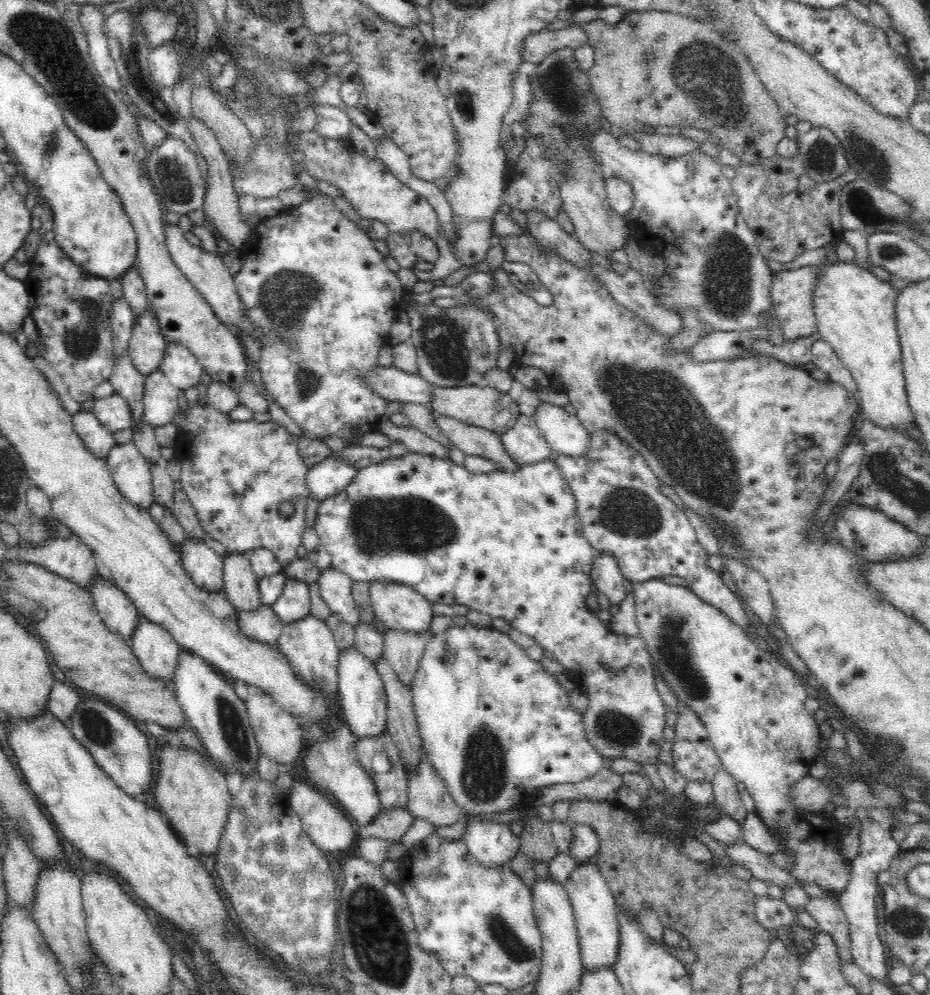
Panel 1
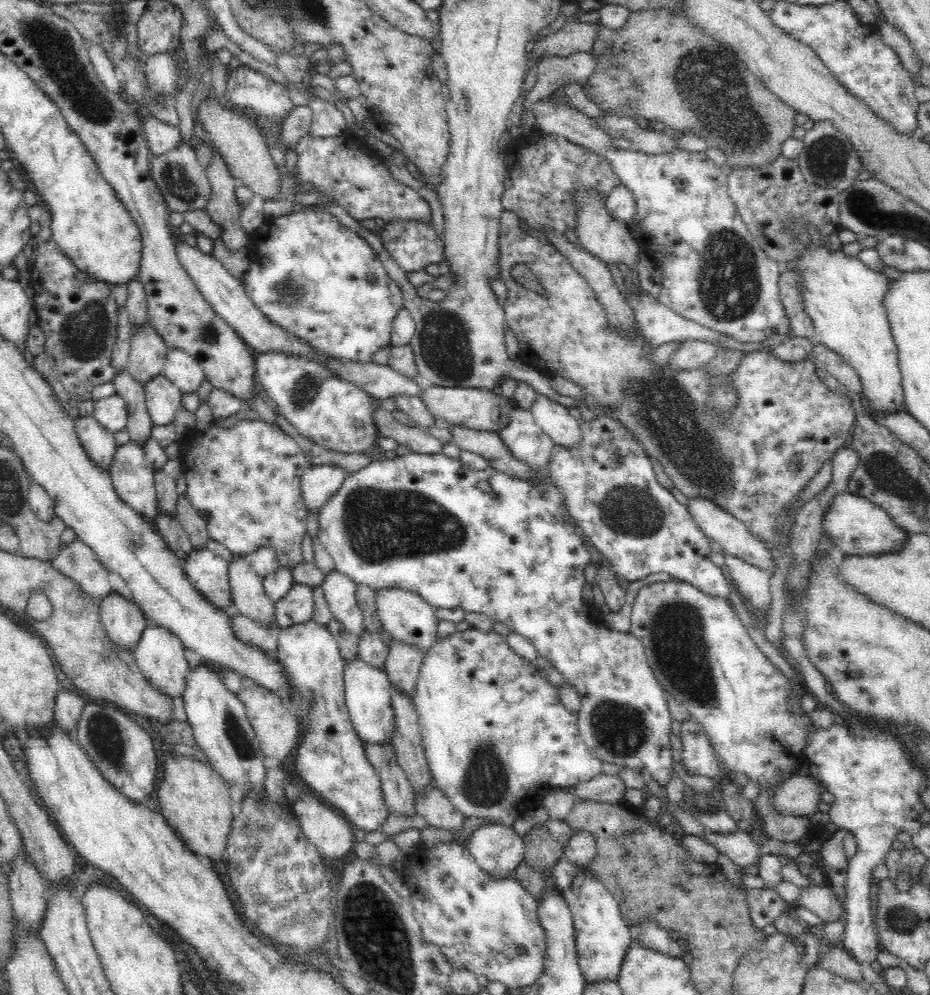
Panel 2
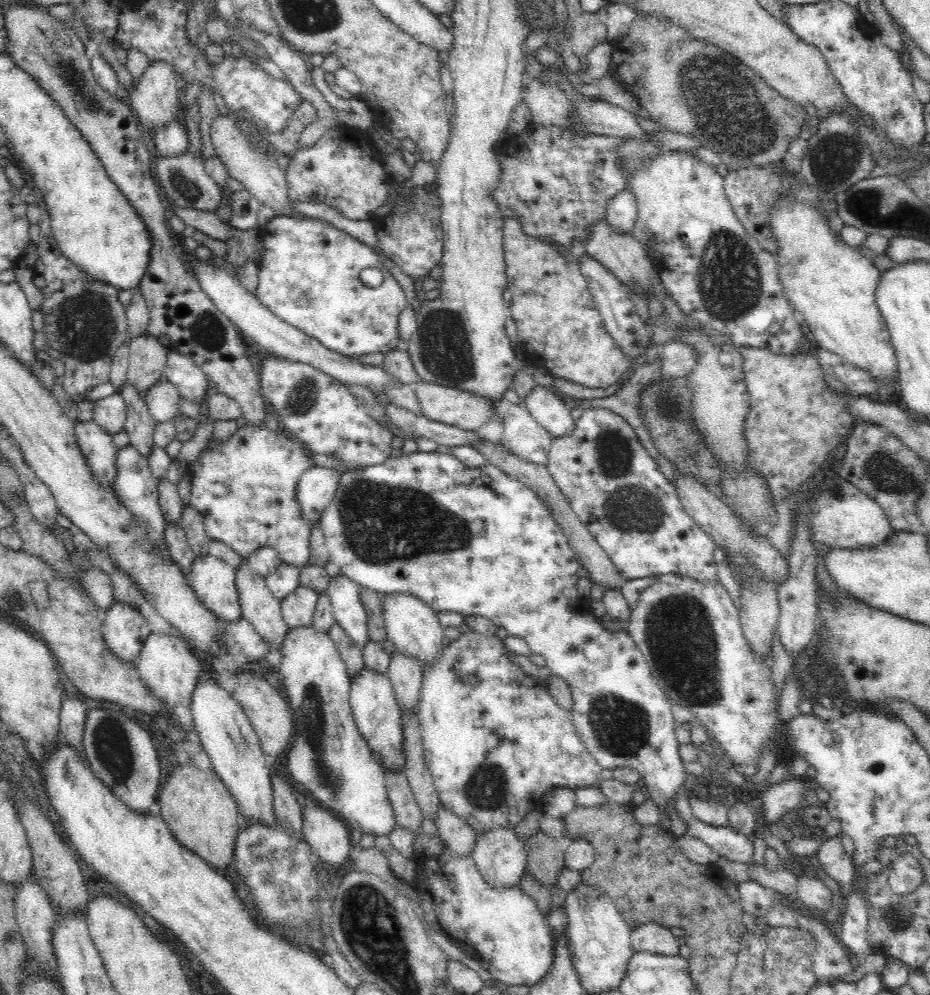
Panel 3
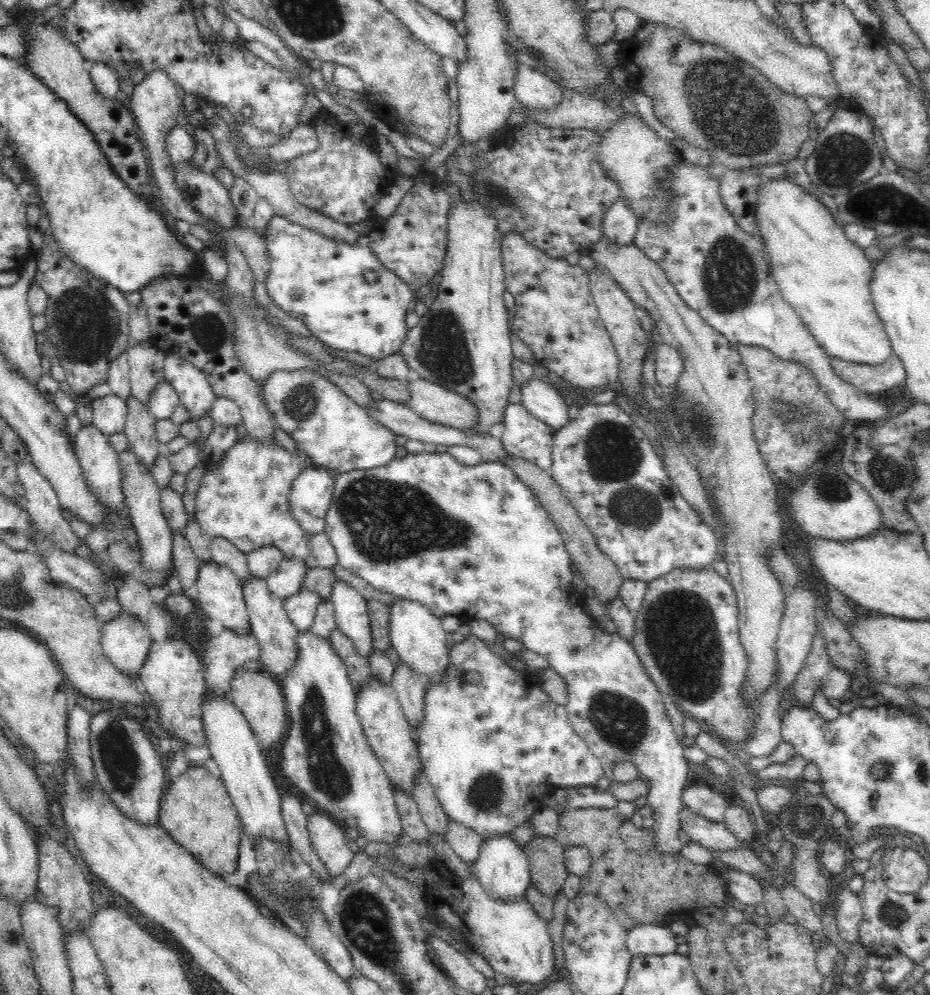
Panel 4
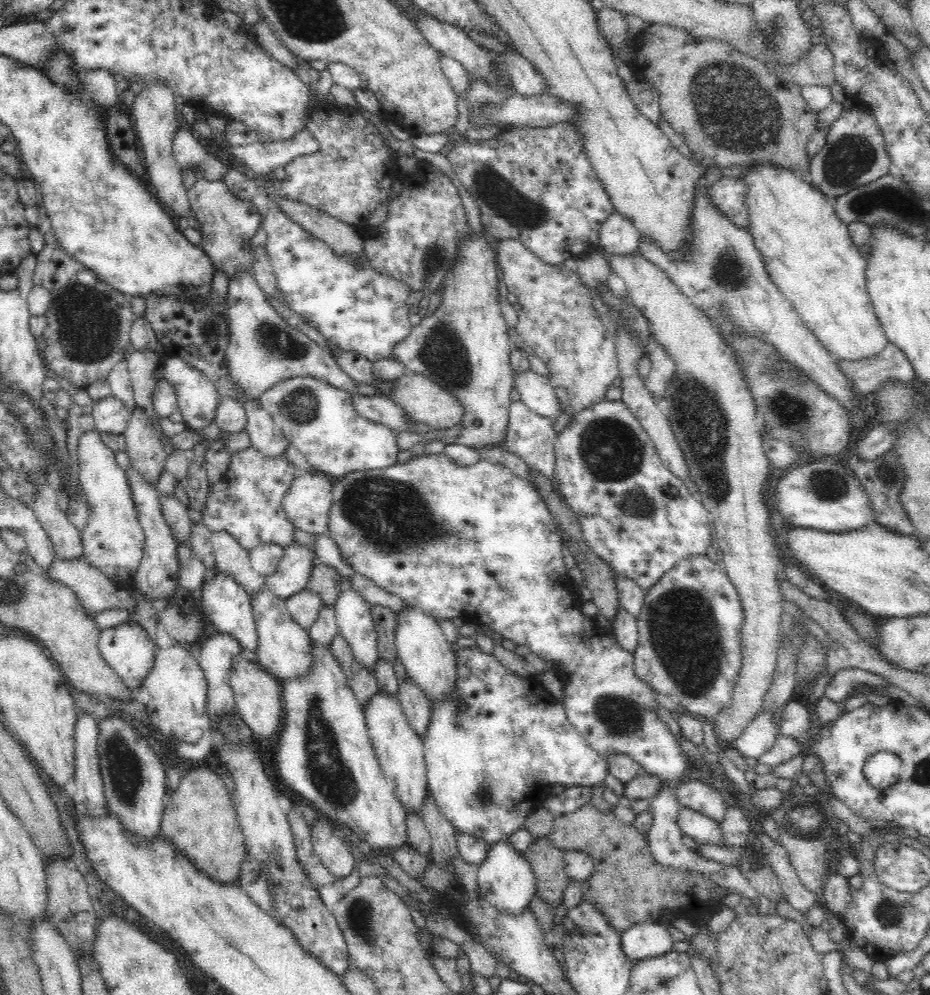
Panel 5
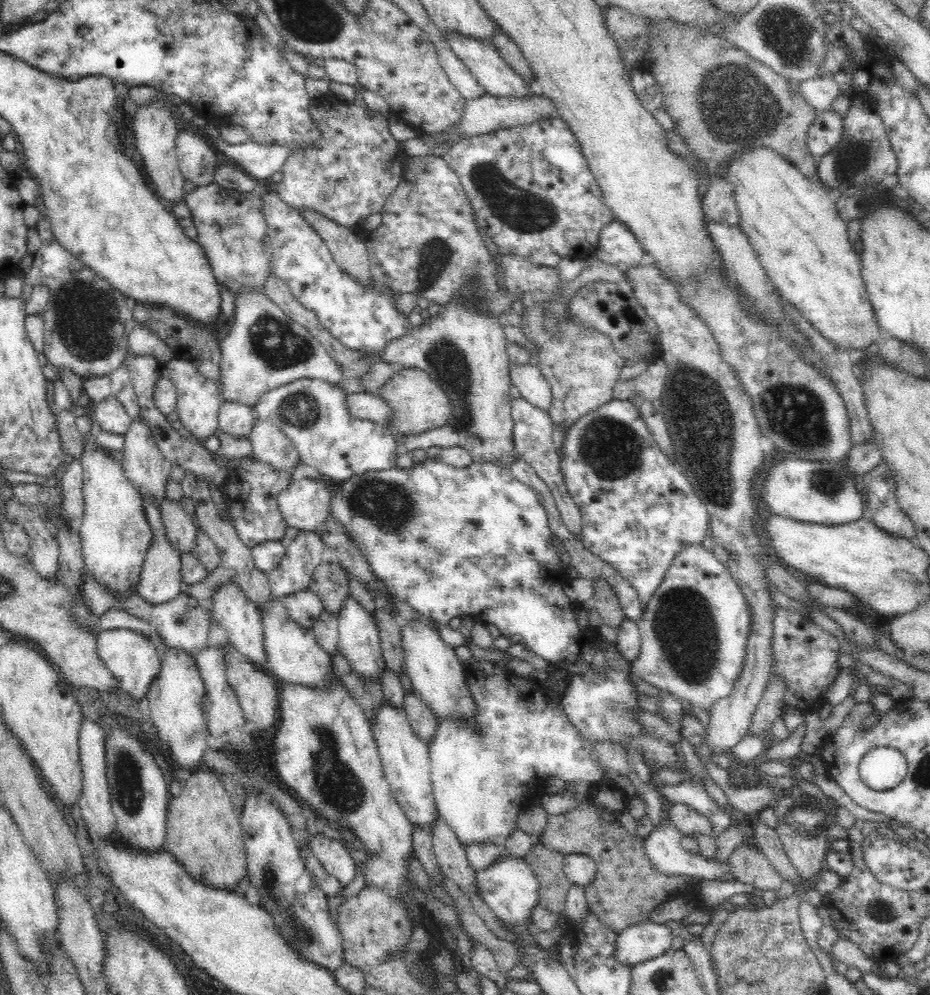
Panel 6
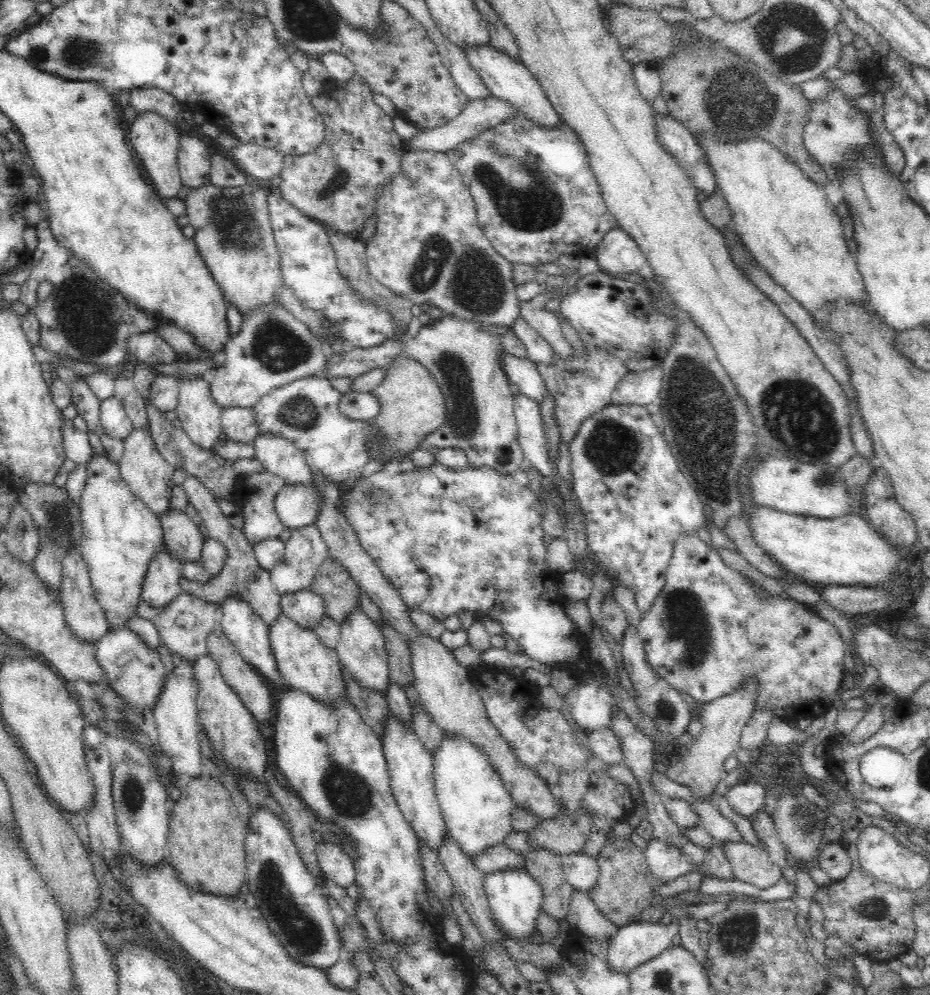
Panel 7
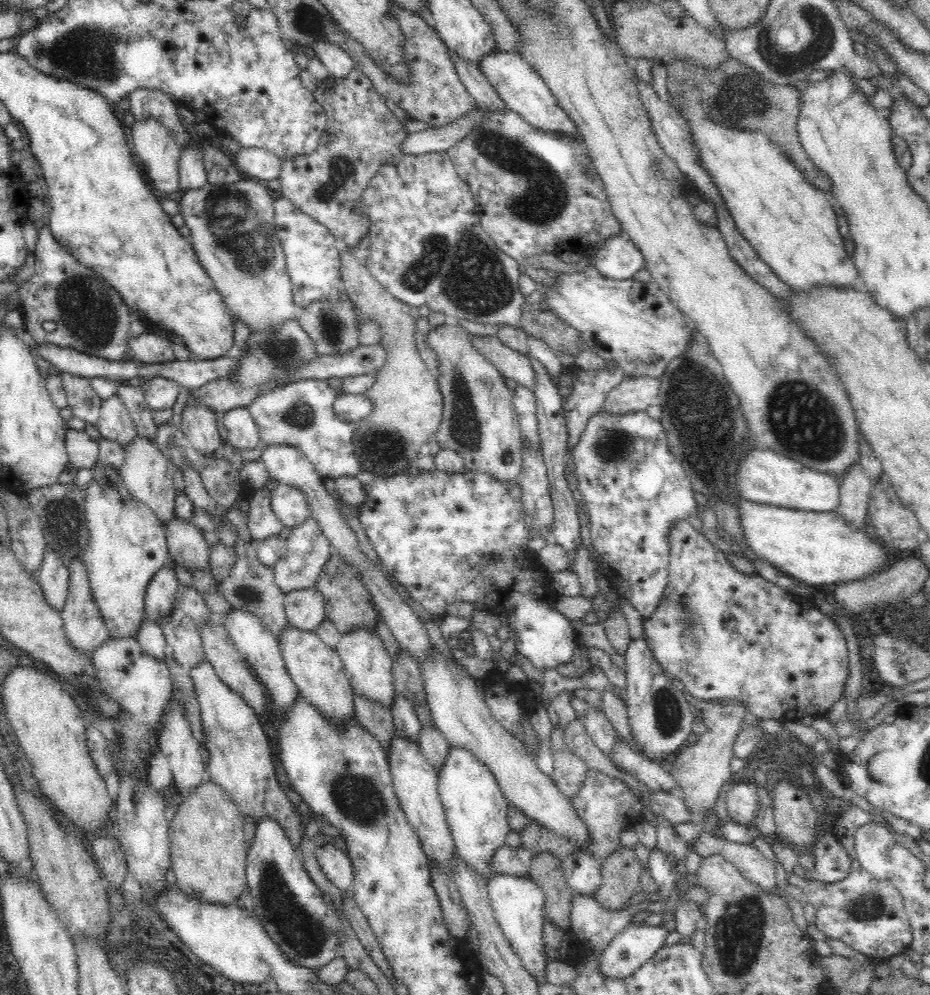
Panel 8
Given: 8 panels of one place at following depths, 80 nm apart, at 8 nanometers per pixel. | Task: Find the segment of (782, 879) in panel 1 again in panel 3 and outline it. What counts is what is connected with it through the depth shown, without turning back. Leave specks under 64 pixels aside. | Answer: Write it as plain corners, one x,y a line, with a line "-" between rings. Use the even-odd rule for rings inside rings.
683,791
676,792
674,806
682,820
686,823
687,833
705,842
712,850
732,862
750,862
754,847
752,837
746,836
732,827
712,826
696,819

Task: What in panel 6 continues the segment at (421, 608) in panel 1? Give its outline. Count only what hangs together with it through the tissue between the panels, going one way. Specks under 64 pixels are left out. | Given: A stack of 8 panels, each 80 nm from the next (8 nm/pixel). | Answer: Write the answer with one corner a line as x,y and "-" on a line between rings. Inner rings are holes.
420,619
403,621
400,645
404,651
404,668
411,679
413,690
422,697
439,720
472,720
476,716
476,703
468,693
462,662
457,658
455,648
442,640
436,626

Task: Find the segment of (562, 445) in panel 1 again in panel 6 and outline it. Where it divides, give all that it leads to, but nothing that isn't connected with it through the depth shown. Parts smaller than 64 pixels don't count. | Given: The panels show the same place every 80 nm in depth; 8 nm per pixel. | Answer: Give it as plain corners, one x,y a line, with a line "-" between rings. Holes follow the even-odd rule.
509,363
511,383
518,388
520,397
533,408
549,412
552,408
553,394
548,379
539,367
530,363

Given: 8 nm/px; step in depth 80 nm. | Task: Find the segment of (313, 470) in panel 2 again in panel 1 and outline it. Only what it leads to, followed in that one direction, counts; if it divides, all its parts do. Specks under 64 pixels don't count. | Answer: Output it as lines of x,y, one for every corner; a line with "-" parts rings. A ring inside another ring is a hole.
326,452
323,460
309,469
306,478
309,494
316,500
334,496
344,490
348,483
354,482
360,469
340,458
337,454

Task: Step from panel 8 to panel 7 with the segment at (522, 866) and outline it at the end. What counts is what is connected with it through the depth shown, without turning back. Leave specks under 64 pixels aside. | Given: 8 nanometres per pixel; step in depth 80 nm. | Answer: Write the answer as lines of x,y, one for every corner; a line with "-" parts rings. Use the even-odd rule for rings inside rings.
502,843
488,846
486,850
480,850
471,858
478,871
488,873
506,868
522,868
525,866
526,854
515,853

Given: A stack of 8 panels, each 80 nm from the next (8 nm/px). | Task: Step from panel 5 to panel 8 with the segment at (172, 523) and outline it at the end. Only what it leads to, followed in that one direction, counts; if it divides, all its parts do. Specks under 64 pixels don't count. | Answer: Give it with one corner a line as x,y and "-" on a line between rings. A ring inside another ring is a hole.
170,518
163,523
168,554
172,561
184,566
187,570
199,568
208,571
208,551
202,530
183,518

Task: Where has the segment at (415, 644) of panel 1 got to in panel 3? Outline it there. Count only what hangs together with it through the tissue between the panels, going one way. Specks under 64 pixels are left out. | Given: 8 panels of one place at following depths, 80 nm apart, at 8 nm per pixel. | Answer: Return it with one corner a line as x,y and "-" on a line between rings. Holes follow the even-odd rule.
396,650
390,658
387,676
399,706
413,710
420,698
423,665
409,654

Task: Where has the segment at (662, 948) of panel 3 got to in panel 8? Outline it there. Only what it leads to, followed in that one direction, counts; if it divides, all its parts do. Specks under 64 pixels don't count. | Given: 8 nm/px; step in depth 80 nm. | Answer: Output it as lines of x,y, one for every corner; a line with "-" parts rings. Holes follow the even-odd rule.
631,923
603,951
601,971
608,978
626,978
665,946
671,931
645,923

